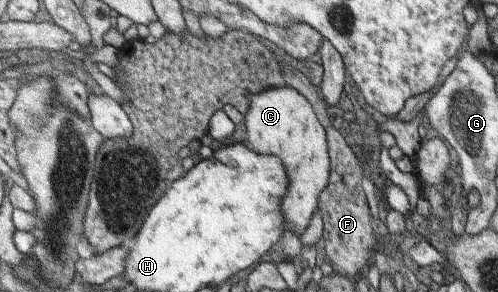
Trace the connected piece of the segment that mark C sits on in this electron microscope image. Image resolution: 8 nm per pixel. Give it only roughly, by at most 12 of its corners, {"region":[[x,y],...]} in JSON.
{"region":[[291,87],[243,114],[242,144],[283,163],[286,229],[303,233],[328,182],[325,129]]}

